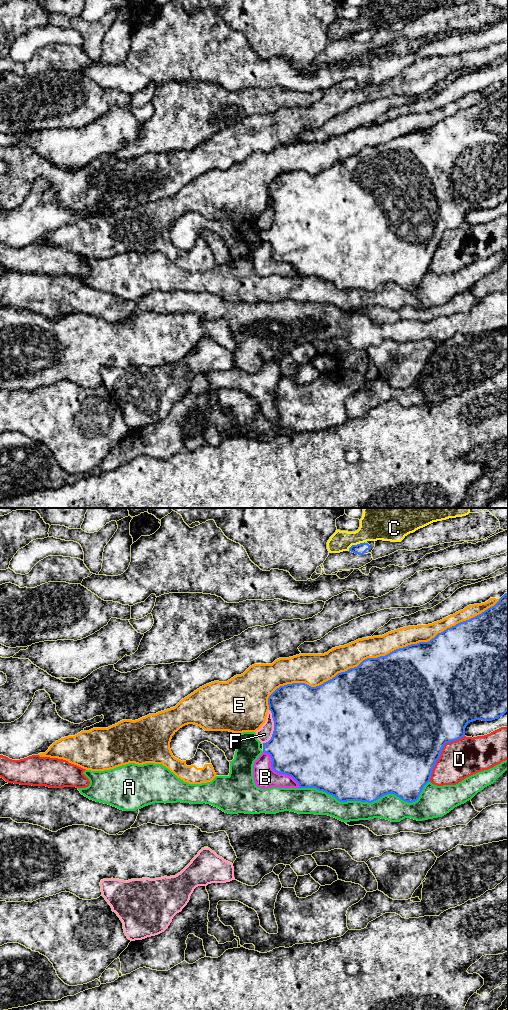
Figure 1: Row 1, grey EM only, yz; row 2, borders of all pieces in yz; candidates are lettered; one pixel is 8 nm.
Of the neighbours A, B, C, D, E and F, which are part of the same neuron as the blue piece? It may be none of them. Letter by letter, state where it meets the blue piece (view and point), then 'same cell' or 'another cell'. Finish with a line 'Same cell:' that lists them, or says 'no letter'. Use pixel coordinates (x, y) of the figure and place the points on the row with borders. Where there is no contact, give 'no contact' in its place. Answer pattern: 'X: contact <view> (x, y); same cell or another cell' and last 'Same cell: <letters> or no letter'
A: contact yz (367, 801); another cell
B: contact yz (277, 772); another cell
C: contact yz (355, 545); another cell
D: contact yz (440, 753); another cell
E: contact yz (378, 657); another cell
F: contact yz (274, 728); another cell
Same cell: no letter

